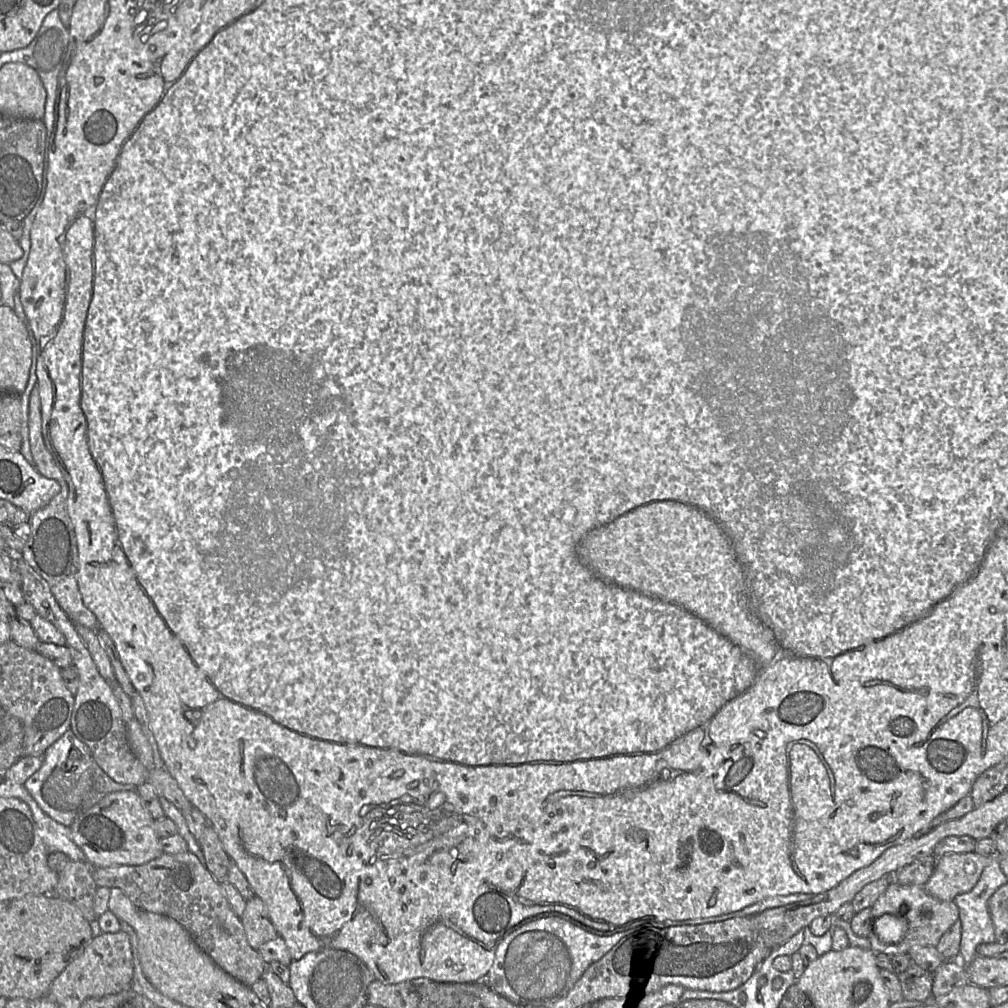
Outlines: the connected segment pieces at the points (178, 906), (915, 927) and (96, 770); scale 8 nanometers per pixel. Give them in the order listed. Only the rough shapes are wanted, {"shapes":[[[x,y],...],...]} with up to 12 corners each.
{"shapes":[[[195,854],[94,868],[250,987],[267,964]],[[892,881],[872,915],[904,916],[897,944],[934,946],[958,920],[954,901]],[[70,729],[23,785],[71,826],[111,792],[110,778]]]}

